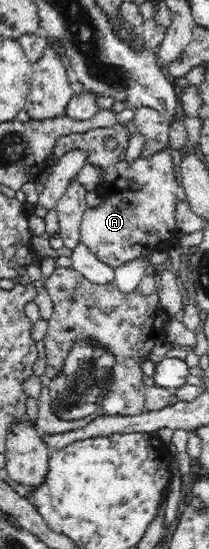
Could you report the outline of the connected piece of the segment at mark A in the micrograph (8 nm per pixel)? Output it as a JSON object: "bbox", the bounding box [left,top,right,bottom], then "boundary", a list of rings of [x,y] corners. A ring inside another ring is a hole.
{"bbox":[52,122,186,270],"boundary":[[[118,122],[111,127],[90,129],[85,132],[72,132],[58,137],[52,156],[56,163],[72,149],[83,151],[85,165],[100,168],[102,181],[95,192],[102,201],[86,211],[80,229],[80,241],[94,255],[113,270],[130,261],[150,259],[154,251],[169,252],[179,245],[182,233],[176,223],[176,207],[186,200],[186,192],[177,177],[169,146],[154,154],[142,155],[133,162],[126,159],[126,149],[130,143],[130,130],[125,123]],[[114,135],[120,141],[120,151],[112,153],[104,149],[104,137]]]}

